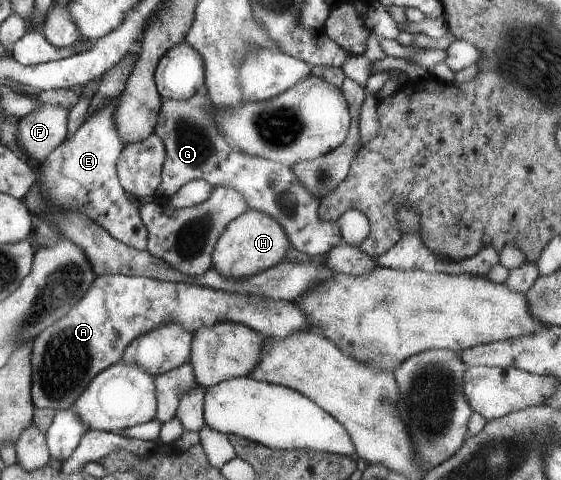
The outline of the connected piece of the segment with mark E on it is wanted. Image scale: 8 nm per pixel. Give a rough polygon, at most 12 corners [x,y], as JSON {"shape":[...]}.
{"shape":[[118,98],[64,137],[35,179],[78,210],[145,250],[136,201],[120,186]]}

